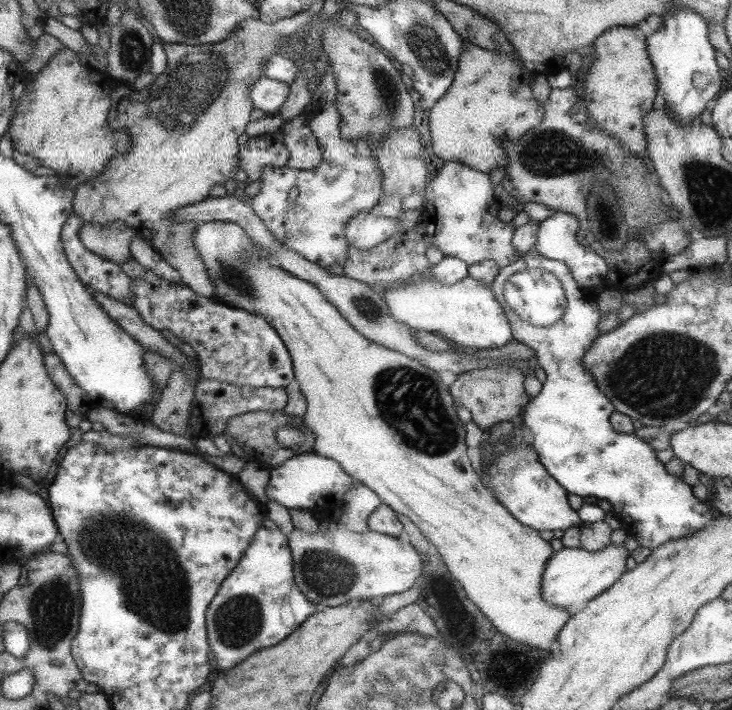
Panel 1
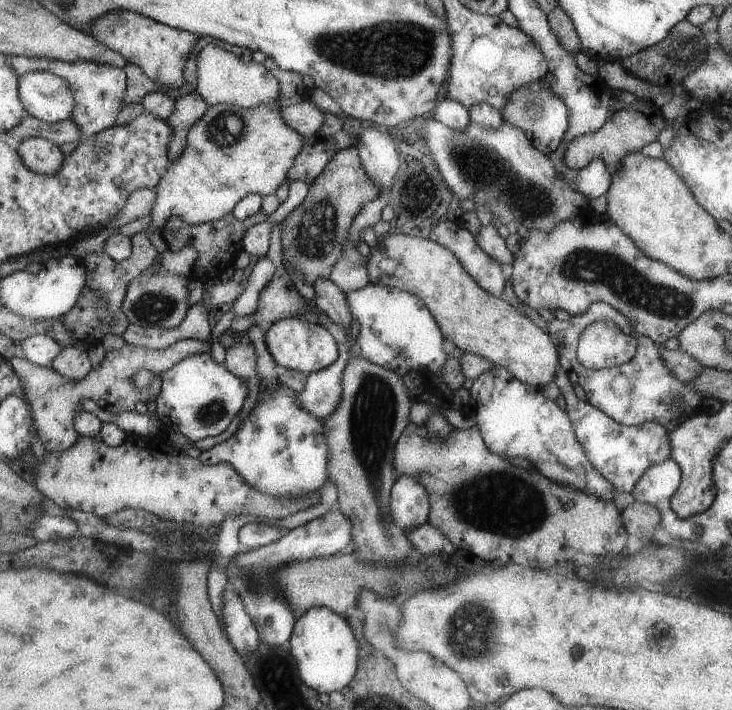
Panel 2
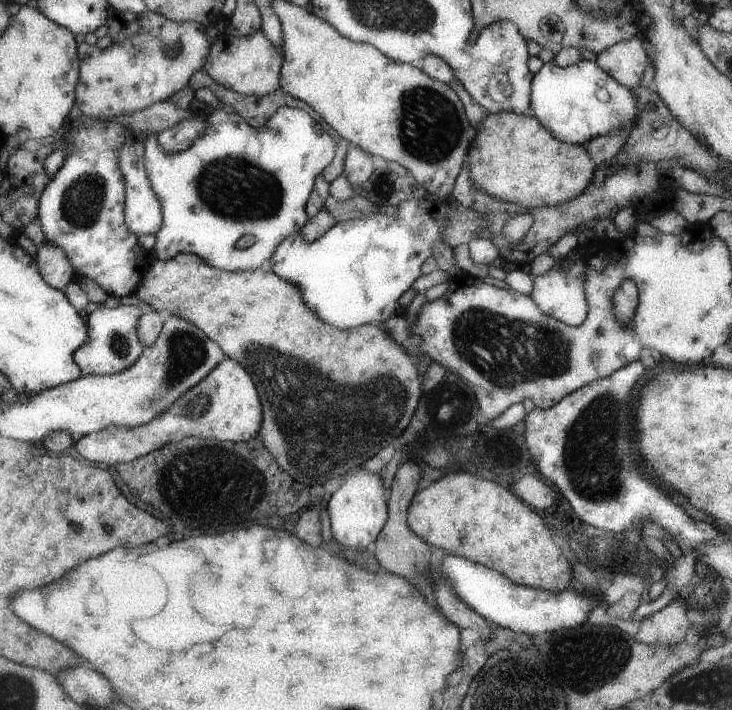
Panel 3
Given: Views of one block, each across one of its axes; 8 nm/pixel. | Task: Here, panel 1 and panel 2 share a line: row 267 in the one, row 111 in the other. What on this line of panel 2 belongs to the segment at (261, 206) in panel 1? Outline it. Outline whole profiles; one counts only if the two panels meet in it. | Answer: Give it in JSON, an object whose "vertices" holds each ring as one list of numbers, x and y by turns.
{"vertices":[[319,109,322,113,322,124,310,136,303,137,303,148,290,168,289,180,310,182,320,175,338,151,355,145,361,133,359,120,345,117,341,122,335,114]]}

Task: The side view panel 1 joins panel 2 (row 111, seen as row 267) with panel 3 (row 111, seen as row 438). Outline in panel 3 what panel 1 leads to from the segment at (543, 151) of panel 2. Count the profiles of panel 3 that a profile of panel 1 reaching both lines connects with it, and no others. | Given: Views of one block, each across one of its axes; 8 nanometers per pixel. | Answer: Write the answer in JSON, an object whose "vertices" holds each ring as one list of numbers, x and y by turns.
{"vertices":[[581,59,565,68,549,61,532,74,529,113,562,143,585,145,616,131,628,134,639,112,633,92,609,76,595,61]]}

